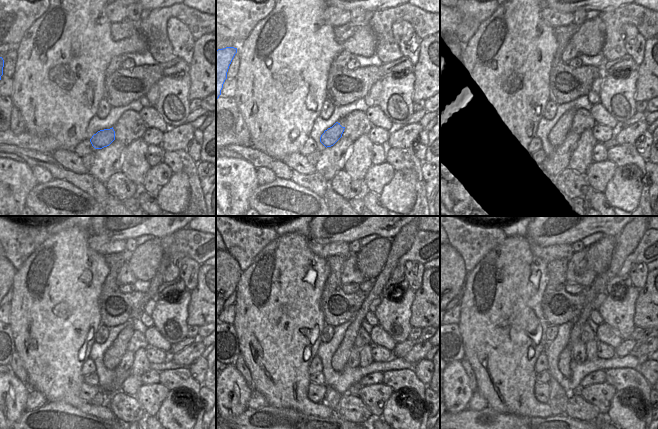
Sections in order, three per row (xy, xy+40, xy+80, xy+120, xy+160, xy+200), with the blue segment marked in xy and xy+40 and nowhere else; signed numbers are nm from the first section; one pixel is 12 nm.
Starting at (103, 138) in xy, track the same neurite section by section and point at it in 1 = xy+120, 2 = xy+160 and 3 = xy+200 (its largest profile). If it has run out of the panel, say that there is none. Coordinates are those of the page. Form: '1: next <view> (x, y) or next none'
1: next xy+120 (112, 357)
2: next xy+160 (339, 360)
3: next xy+200 (565, 357)

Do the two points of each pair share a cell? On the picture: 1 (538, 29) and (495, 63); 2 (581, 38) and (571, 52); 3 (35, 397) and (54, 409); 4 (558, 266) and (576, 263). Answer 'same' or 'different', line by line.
1: same
2: different
3: different
4: different

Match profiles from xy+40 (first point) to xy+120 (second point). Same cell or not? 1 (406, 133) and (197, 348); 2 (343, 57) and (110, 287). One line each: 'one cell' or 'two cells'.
1: one cell
2: two cells

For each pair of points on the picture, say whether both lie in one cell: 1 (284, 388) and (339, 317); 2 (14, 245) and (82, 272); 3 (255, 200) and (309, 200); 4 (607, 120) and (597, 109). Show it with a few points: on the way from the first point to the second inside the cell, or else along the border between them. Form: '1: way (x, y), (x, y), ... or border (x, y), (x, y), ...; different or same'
1: border (320, 301), (320, 309), (326, 324); different
2: border (49, 236), (17, 270); different
3: way (268, 201), (296, 201); same
4: way (604, 117), (599, 112); same

